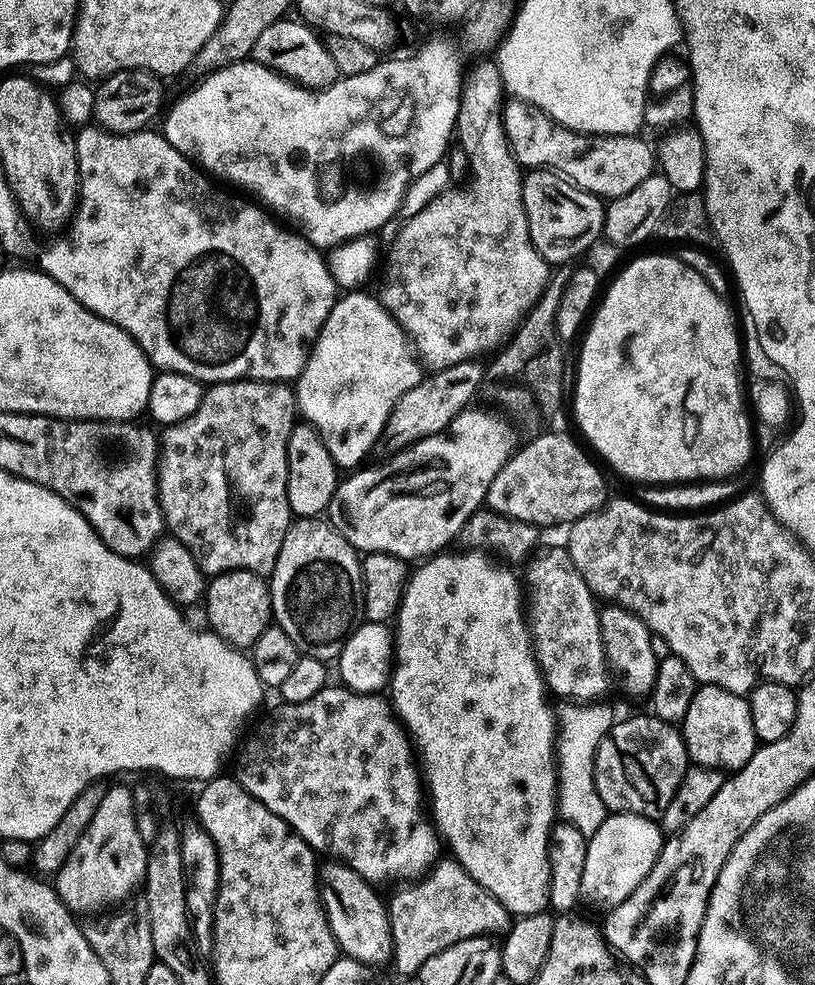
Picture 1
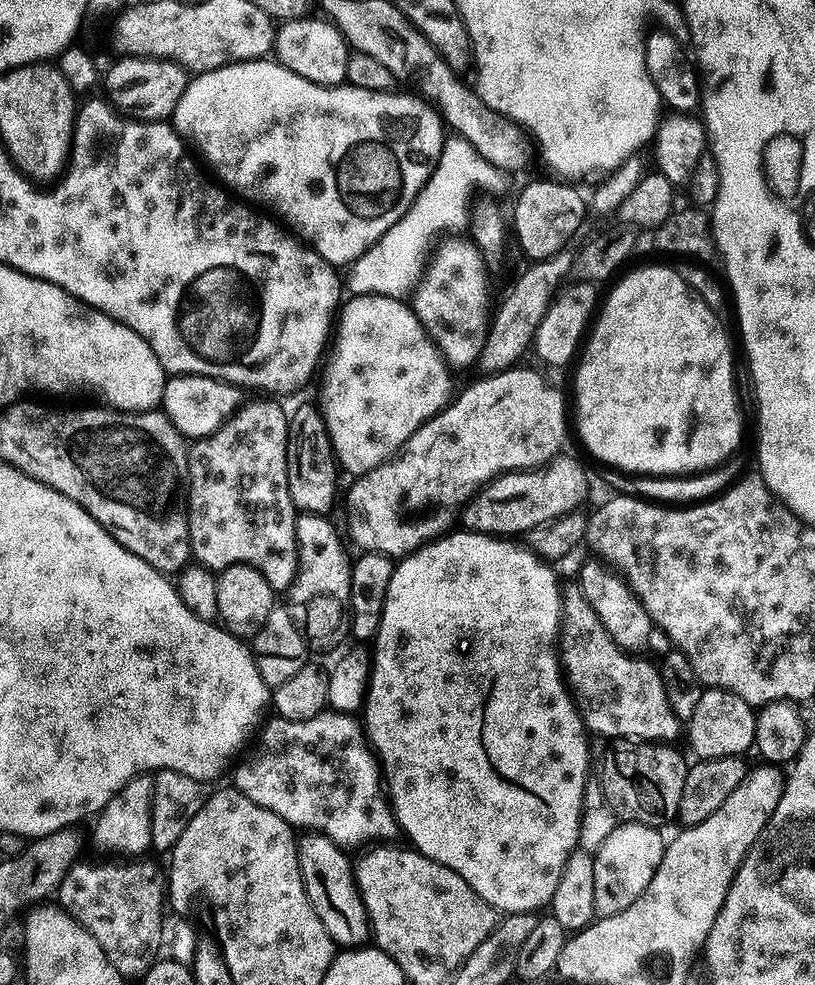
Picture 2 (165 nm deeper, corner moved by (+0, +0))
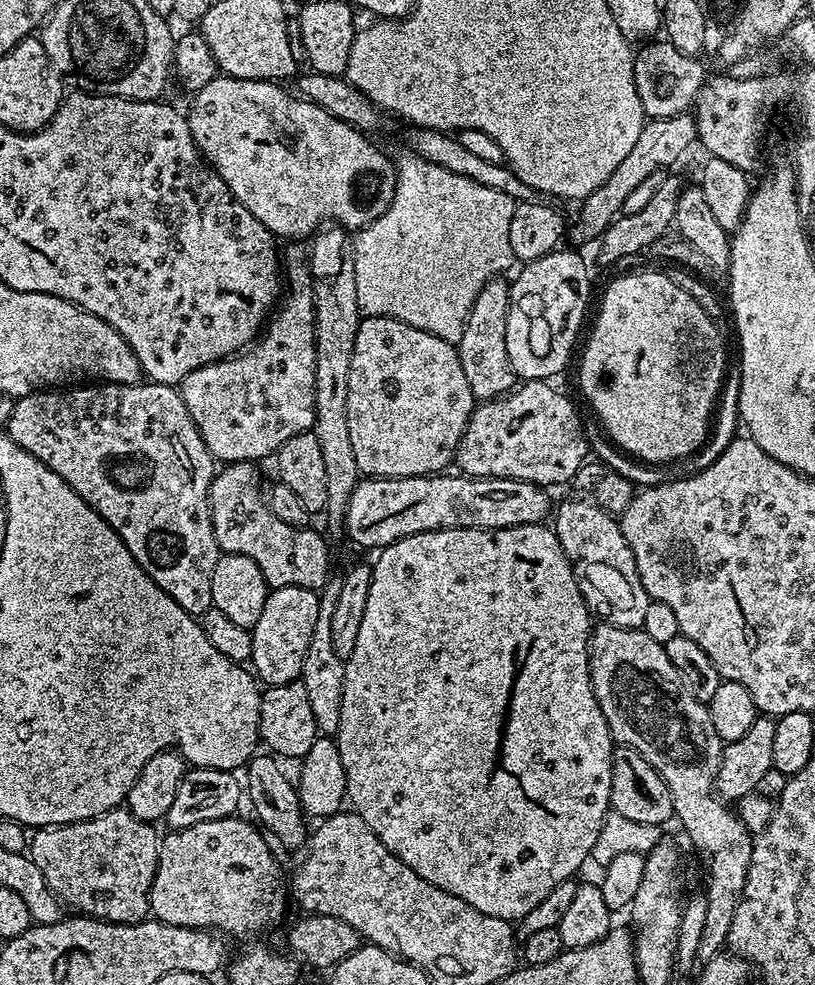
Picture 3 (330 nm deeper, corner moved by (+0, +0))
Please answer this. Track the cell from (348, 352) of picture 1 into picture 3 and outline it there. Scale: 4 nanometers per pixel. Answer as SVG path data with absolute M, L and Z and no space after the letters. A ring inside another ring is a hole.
M364 316L358 326L357 341L354 344L354 354L350 361L349 397L346 398L346 413L349 419L351 445L354 448L355 461L358 470L365 477L379 478L381 476L430 476L440 474L449 463L455 461L456 449L468 428L468 419L472 416L474 397L470 390L470 382L466 382L466 374L462 374L462 362L458 358L456 348L447 344L442 338L430 334L426 330L418 330L401 320L389 316Z

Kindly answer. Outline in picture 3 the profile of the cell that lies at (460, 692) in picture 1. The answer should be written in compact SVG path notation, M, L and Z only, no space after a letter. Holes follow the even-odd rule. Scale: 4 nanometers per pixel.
M547 523L519 524L513 528L443 528L437 532L423 532L402 538L398 542L379 549L377 560L372 564L372 581L370 595L366 598L366 614L362 614L362 626L358 626L358 642L354 642L354 654L347 656L344 662L344 693L342 694L342 718L334 737L338 752L341 754L342 766L345 767L348 783L347 799L352 800L351 807L364 819L366 826L374 830L374 834L398 859L418 878L426 878L430 886L438 886L438 890L446 890L446 894L454 894L462 898L462 902L470 902L474 910L482 910L482 914L490 914L494 918L502 918L509 922L523 920L558 882L573 879L576 871L585 863L589 863L594 842L598 842L598 832L602 830L602 822L608 817L612 806L612 754L614 741L610 734L610 726L602 714L602 706L598 706L598 698L594 694L594 686L590 676L588 650L590 637L594 627L593 617L588 611L586 602L578 590L578 582L572 573L572 563L562 550L555 531Z

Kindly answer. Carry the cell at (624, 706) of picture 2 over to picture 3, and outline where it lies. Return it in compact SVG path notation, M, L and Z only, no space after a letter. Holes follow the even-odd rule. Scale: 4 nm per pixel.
M603 622L597 623L593 627L590 637L588 661L590 662L590 676L594 686L594 694L598 698L598 706L602 706L602 714L610 726L610 734L613 741L617 745L638 750L644 755L646 762L650 762L650 766L654 766L654 770L658 770L658 774L663 778L670 790L673 817L677 821L680 819L680 824L684 827L685 834L692 839L693 846L704 851L705 856L708 858L708 885L702 888L702 895L706 898L706 922L702 929L702 943L698 946L698 961L707 962L713 960L716 956L721 955L722 949L727 945L728 935L730 934L730 922L734 922L734 910L738 910L738 902L742 902L742 890L746 886L746 870L750 866L750 854L752 853L752 842L754 839L753 833L748 833L749 825L741 820L725 801L720 799L716 791L716 775L718 774L718 766L722 762L725 741L720 739L718 730L714 730L714 722L710 722L707 703L694 698L690 694L686 682L682 682L682 674L678 674L678 670L674 670L674 662L670 662L670 658L666 658L664 645L654 641L643 630L639 628L619 628L613 624L605 624Z

